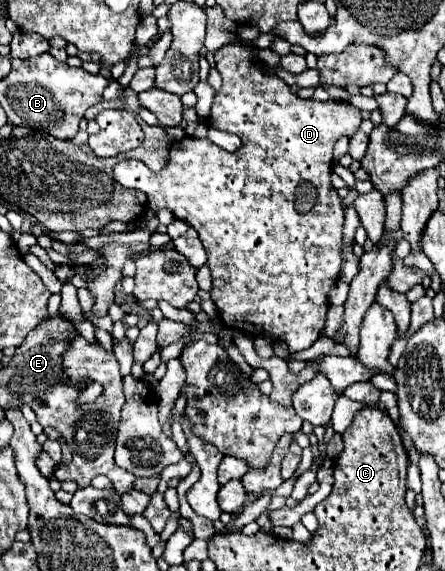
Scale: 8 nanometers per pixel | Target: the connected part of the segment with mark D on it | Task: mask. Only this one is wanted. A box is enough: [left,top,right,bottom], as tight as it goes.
[113,40,361,352]

